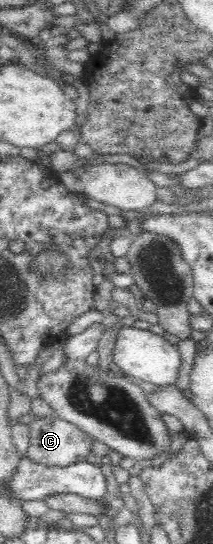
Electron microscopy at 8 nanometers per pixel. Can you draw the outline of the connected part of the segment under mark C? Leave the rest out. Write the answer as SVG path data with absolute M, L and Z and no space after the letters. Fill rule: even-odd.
M37 417L26 425L28 427L28 447L25 457L36 465L42 465L46 469L64 469L68 465L86 461L92 454L92 441L86 433L76 428L72 423L63 421L58 417Z

